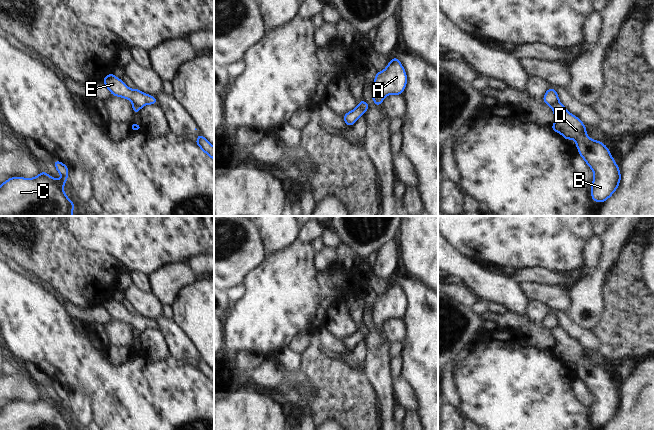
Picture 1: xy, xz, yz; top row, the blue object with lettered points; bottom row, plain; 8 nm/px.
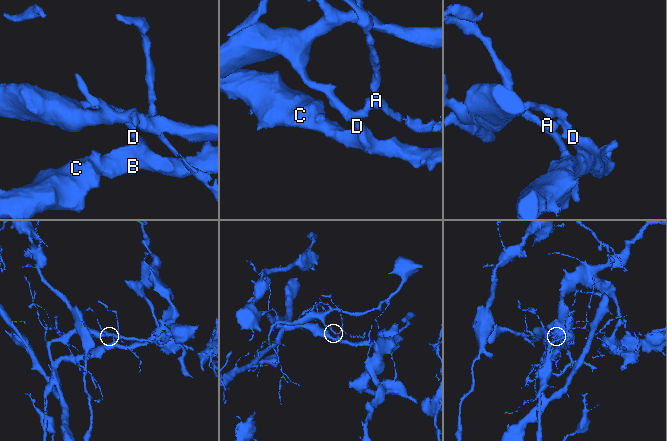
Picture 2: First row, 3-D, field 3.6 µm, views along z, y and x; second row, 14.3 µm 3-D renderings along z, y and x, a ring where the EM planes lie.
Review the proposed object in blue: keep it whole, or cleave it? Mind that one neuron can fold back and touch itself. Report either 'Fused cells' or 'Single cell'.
Fused cells.

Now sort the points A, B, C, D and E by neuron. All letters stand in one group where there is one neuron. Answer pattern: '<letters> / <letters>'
A E / B C D

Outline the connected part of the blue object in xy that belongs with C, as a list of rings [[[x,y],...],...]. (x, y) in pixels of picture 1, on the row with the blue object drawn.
[[[56,159],[54,164],[62,180],[42,171],[35,178],[12,177],[1,184],[0,216],[72,216],[74,203],[63,190],[68,166]]]

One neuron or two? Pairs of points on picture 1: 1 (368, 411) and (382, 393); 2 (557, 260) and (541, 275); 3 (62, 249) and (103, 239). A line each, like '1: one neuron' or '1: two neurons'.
1: two neurons
2: two neurons
3: two neurons

